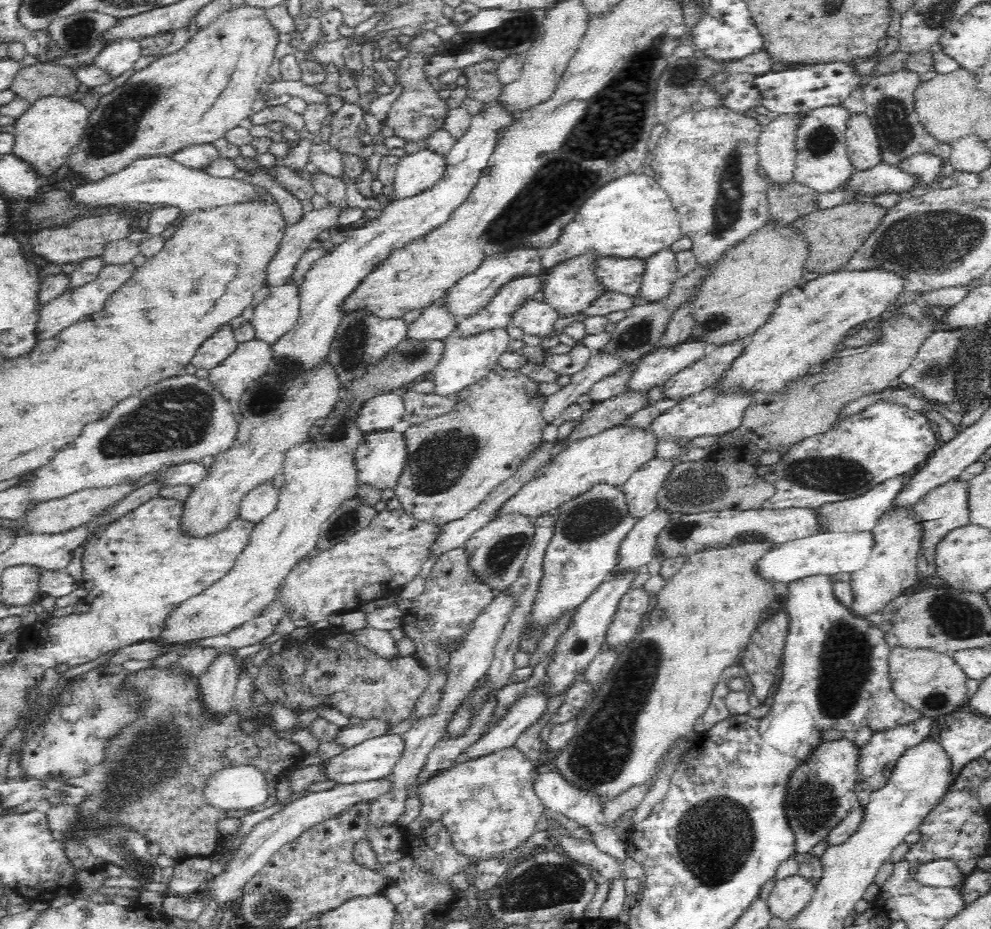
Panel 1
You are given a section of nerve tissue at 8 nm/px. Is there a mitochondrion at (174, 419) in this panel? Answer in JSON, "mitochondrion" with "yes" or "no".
{"mitochondrion":"yes"}

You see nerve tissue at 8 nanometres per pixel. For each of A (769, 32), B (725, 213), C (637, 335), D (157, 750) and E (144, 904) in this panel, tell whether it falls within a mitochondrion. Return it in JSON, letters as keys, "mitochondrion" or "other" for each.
{"A":"other","B":"mitochondrion","C":"mitochondrion","D":"mitochondrion","E":"other"}

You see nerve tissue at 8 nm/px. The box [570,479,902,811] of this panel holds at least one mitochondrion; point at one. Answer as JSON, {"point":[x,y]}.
{"point":[846,659]}

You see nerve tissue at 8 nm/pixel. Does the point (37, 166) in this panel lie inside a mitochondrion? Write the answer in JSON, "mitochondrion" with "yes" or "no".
{"mitochondrion":"no"}

